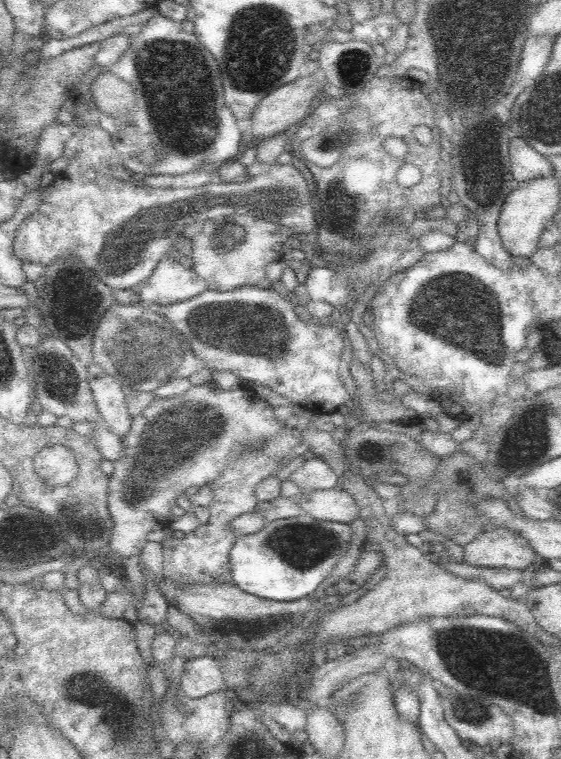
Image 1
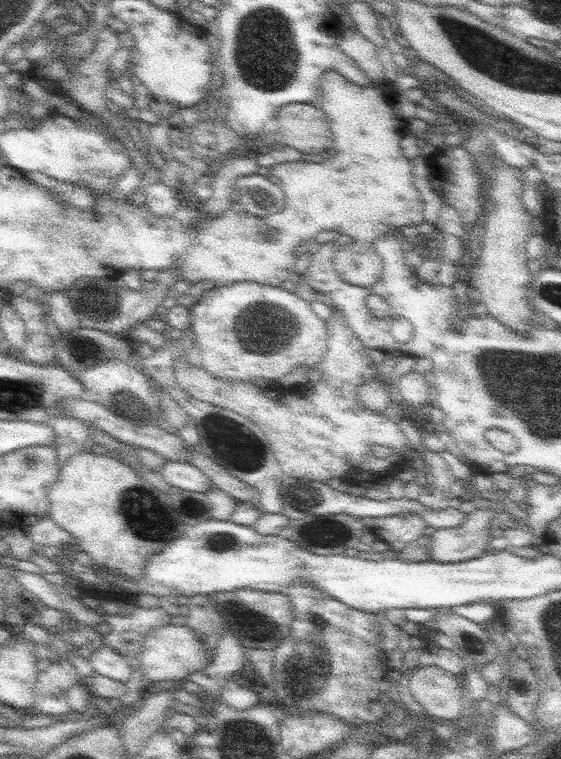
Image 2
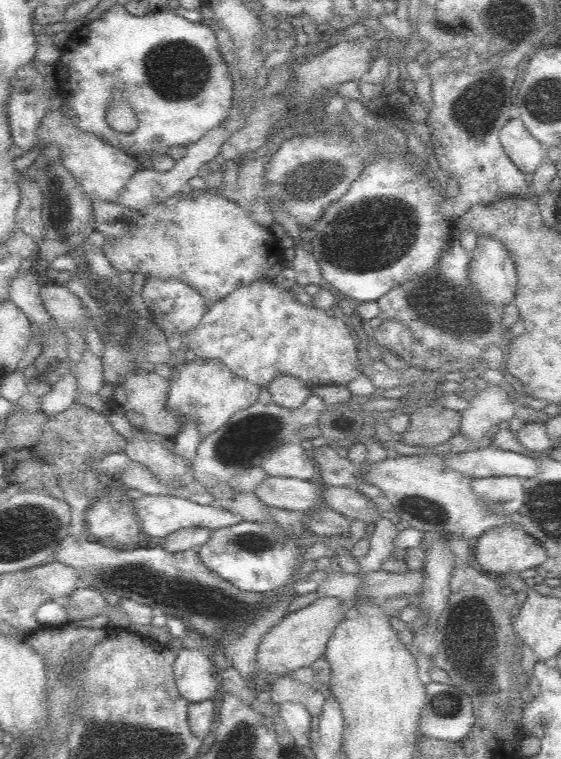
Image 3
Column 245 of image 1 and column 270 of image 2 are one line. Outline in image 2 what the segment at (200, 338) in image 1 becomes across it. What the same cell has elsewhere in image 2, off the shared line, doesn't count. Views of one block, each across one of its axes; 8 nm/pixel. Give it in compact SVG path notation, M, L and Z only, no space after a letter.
M243 282L229 284L223 288L211 288L201 300L191 308L191 330L201 348L201 366L225 380L249 380L255 376L263 376L271 384L279 378L287 376L295 368L315 370L327 350L327 328L325 322L313 312L311 302L301 300L297 294L291 294L283 288Z

